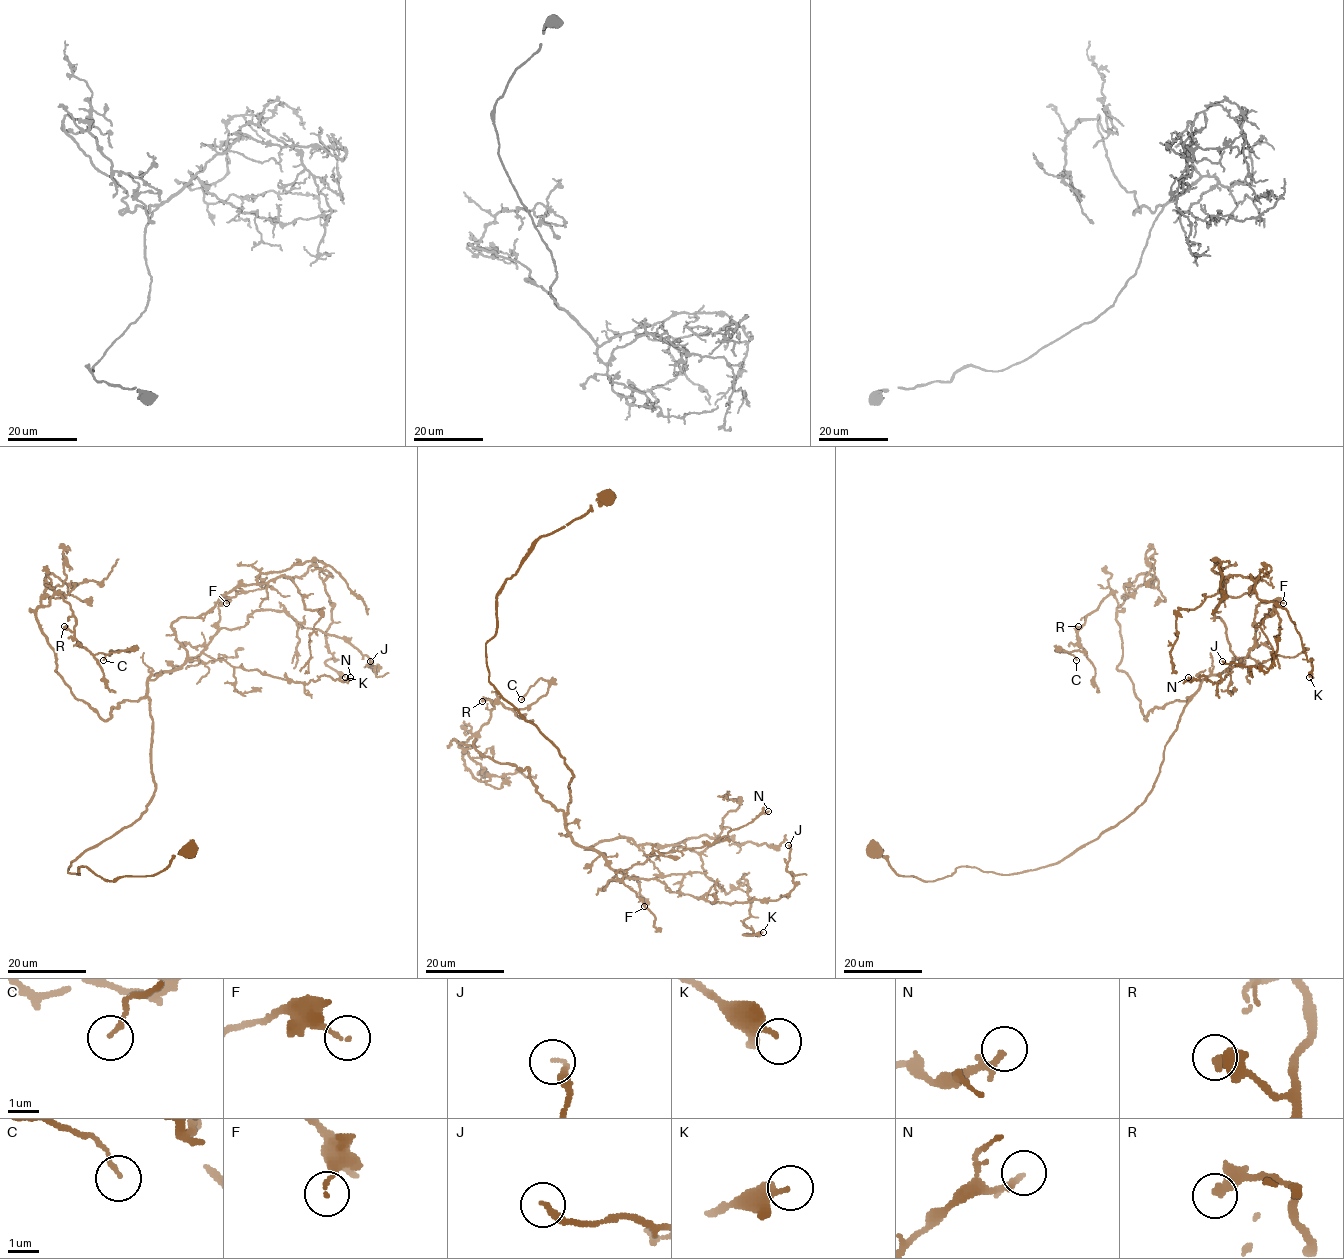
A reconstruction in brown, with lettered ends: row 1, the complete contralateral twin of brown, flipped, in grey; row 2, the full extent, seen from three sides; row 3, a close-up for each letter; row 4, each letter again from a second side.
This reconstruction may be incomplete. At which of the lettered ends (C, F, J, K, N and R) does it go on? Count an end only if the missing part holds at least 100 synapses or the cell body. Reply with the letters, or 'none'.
none

